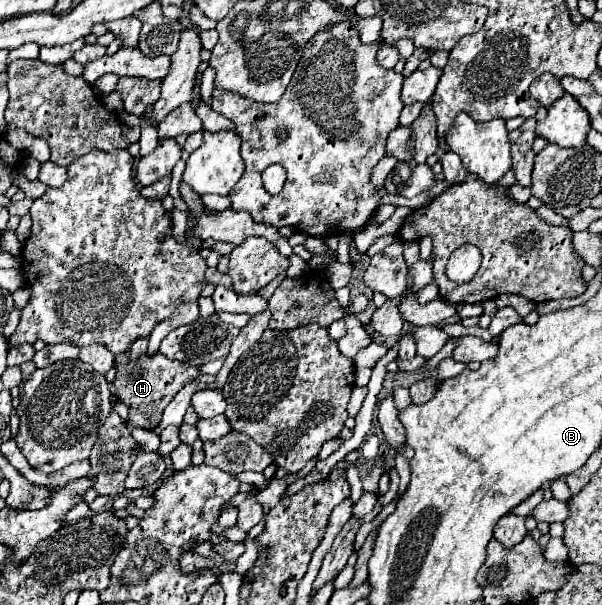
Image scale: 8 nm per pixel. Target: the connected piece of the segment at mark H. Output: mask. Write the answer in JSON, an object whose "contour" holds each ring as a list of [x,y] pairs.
{"contour":[[[122,352],[122,356],[116,356],[116,378],[112,380],[112,398],[120,400],[128,406],[128,420],[126,424],[130,428],[144,428],[154,430],[160,424],[164,408],[172,402],[172,398],[182,390],[188,382],[192,382],[200,370],[192,364],[182,364],[178,360],[170,360],[156,354],[142,354],[136,360],[130,360],[128,352]]]}

